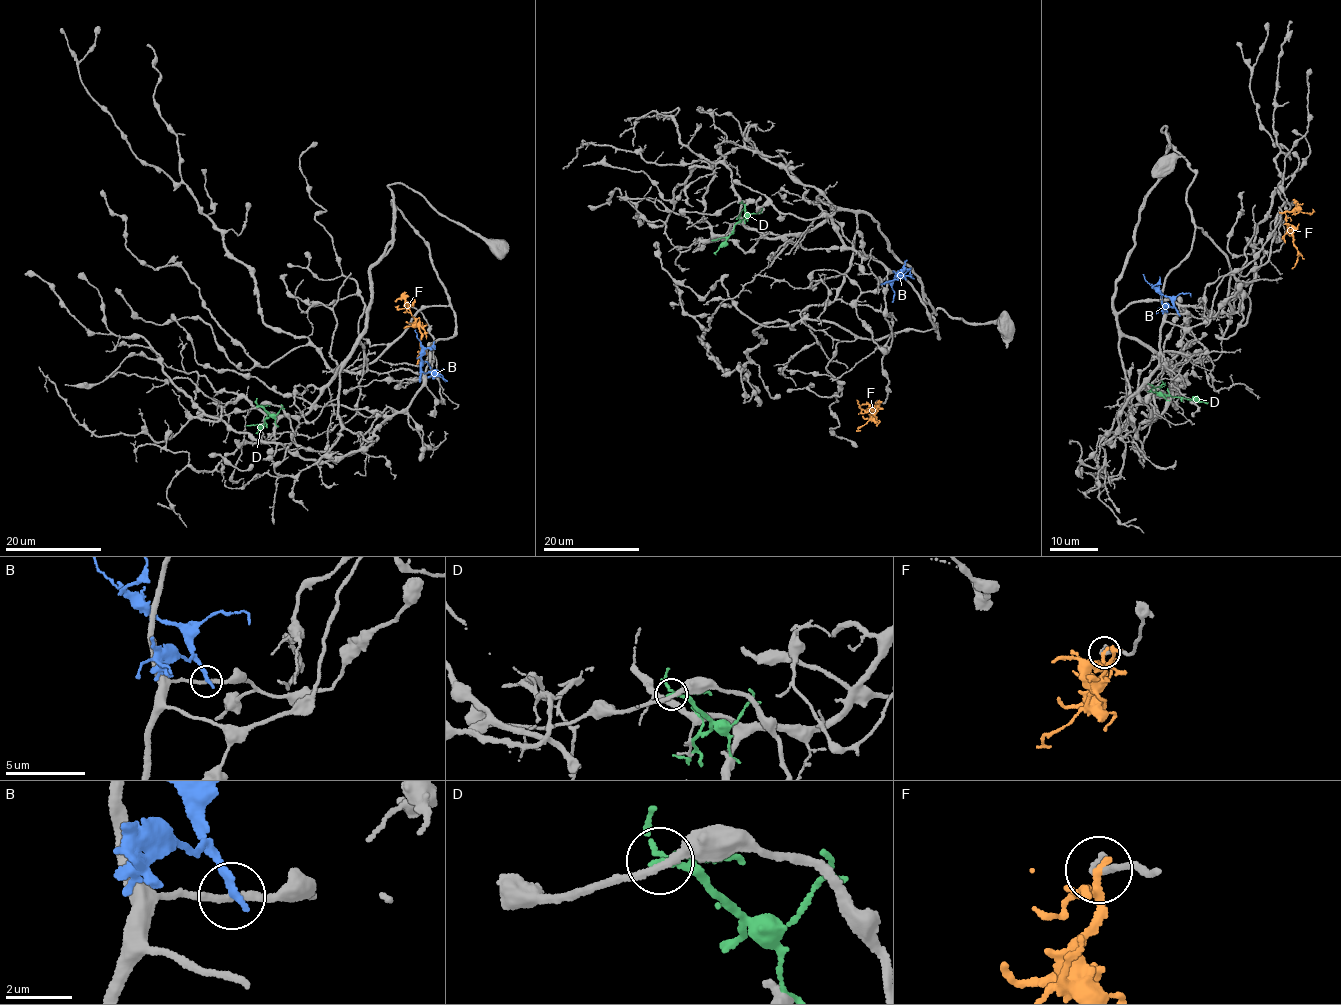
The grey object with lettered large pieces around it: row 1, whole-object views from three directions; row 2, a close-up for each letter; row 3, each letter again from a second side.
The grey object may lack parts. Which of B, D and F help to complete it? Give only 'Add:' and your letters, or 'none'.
Add: none

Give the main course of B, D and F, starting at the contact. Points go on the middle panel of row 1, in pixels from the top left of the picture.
B: (881, 283), (894, 278), (908, 260)
D: (742, 202), (744, 218), (734, 226), (716, 254)
F: (876, 402), (874, 410), (863, 410), (856, 399)

